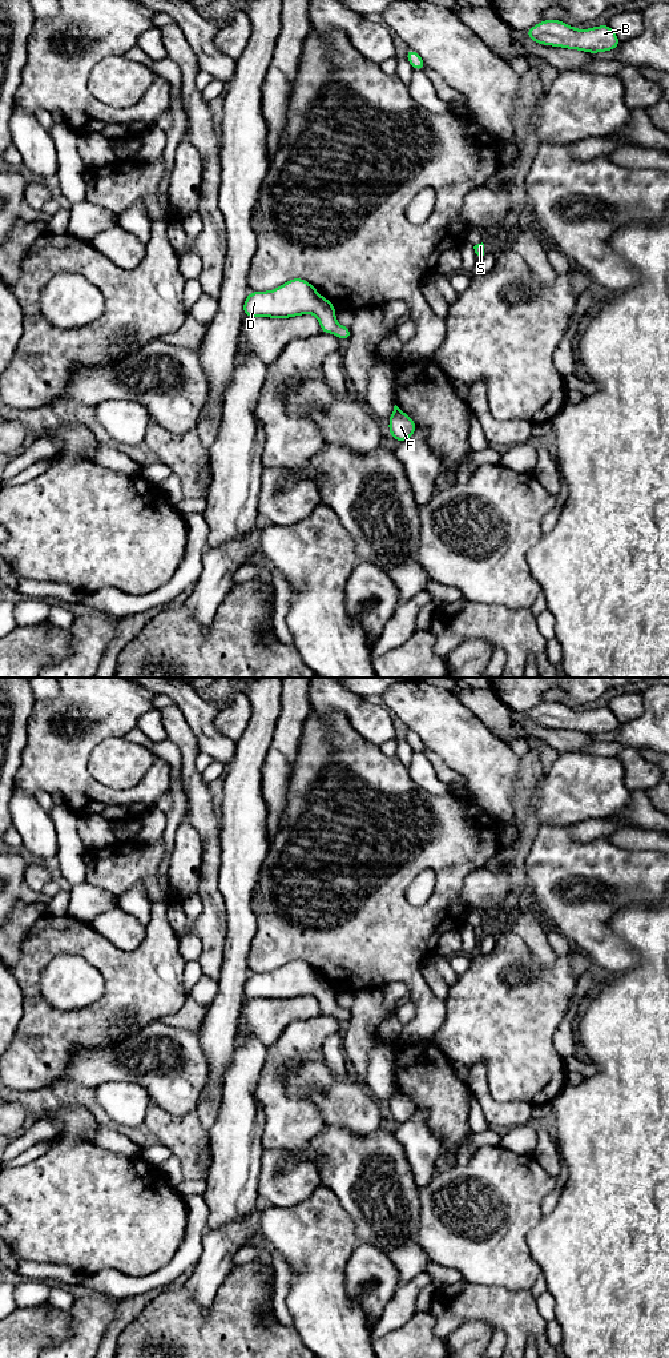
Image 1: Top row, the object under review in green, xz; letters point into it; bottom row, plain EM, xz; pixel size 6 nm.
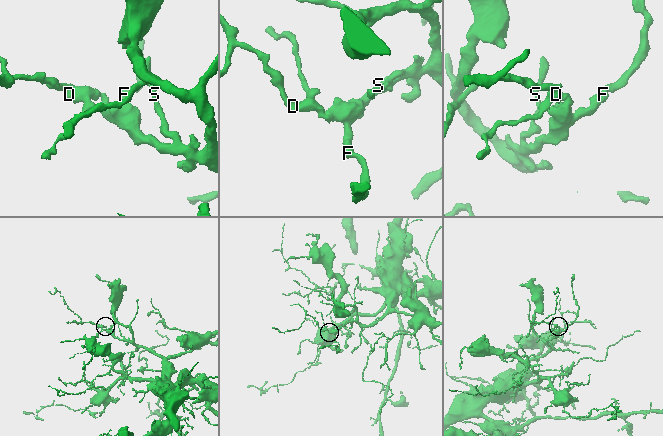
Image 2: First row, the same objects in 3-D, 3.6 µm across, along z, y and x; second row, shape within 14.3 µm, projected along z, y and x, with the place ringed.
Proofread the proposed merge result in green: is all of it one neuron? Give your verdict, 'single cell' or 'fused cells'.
single cell

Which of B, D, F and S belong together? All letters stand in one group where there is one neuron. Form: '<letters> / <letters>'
B D F S

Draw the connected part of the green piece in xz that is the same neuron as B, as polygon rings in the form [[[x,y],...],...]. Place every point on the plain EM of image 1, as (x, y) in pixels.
[[[544,702],[525,714],[539,726],[581,731],[589,735],[605,734],[621,727],[608,706],[579,712],[560,702]]]

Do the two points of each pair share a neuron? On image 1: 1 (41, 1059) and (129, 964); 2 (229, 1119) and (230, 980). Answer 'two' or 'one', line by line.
1: one
2: two

